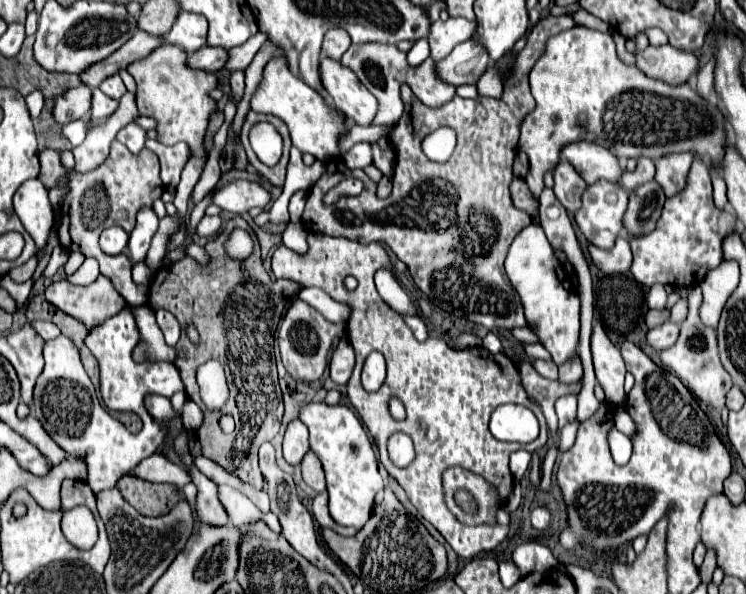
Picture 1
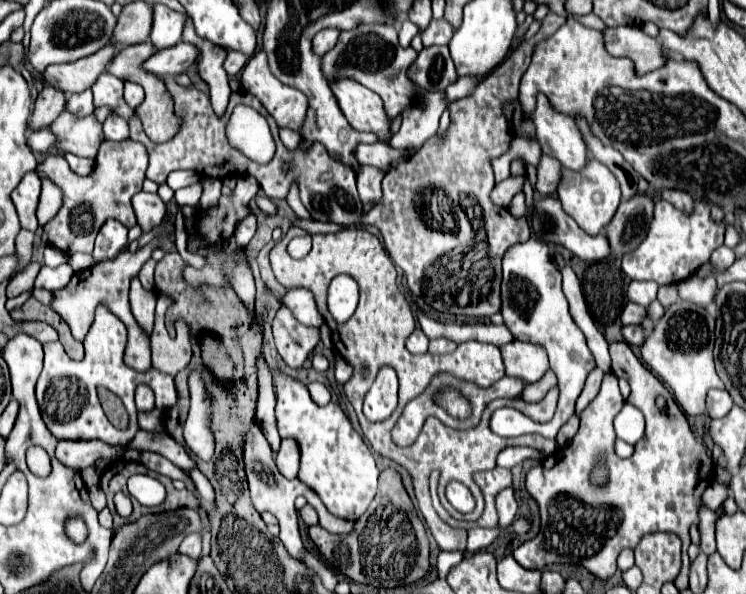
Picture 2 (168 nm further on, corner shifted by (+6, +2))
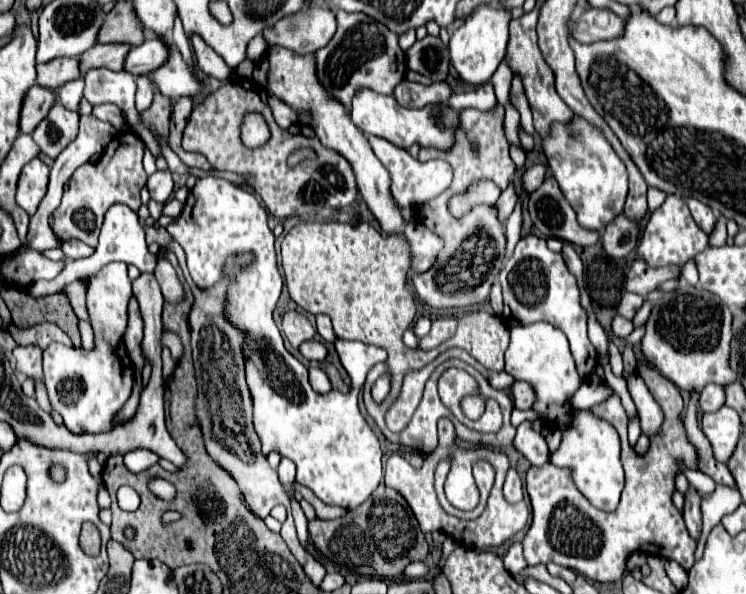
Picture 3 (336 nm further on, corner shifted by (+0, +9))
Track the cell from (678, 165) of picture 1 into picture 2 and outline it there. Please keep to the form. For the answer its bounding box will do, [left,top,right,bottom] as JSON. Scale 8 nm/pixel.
[662,191,694,211]

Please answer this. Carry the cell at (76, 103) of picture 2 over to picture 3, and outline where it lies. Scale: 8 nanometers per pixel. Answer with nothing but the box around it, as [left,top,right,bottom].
[54,78,84,112]

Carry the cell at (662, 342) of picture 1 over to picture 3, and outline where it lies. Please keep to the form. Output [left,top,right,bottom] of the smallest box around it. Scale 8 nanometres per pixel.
[612,316,634,338]

